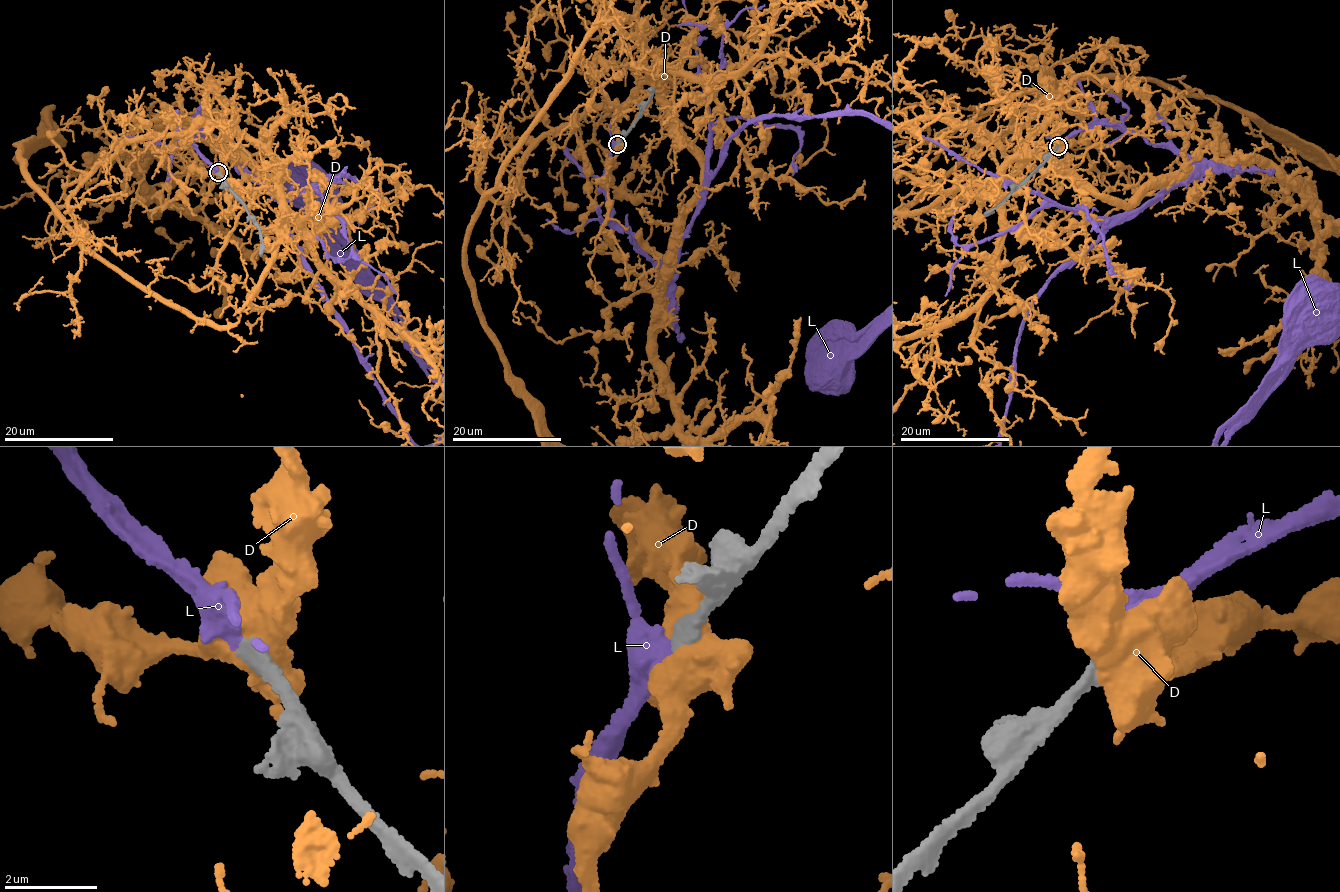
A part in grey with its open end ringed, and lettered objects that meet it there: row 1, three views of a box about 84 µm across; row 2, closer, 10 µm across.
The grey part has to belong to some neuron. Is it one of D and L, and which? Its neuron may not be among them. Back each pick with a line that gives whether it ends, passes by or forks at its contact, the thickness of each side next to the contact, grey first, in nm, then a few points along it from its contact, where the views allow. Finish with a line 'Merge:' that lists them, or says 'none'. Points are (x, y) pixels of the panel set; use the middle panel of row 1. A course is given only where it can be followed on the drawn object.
L: it ends | 300/460 nm
Merge: L

